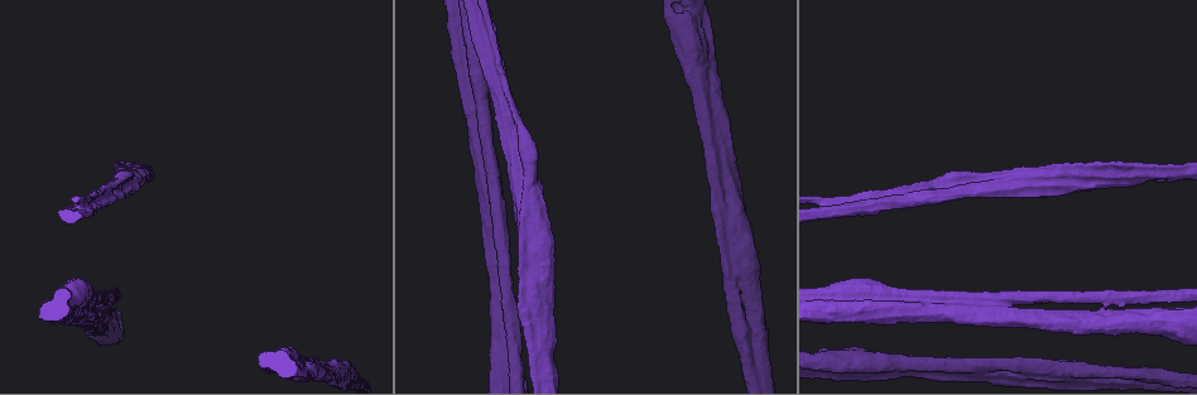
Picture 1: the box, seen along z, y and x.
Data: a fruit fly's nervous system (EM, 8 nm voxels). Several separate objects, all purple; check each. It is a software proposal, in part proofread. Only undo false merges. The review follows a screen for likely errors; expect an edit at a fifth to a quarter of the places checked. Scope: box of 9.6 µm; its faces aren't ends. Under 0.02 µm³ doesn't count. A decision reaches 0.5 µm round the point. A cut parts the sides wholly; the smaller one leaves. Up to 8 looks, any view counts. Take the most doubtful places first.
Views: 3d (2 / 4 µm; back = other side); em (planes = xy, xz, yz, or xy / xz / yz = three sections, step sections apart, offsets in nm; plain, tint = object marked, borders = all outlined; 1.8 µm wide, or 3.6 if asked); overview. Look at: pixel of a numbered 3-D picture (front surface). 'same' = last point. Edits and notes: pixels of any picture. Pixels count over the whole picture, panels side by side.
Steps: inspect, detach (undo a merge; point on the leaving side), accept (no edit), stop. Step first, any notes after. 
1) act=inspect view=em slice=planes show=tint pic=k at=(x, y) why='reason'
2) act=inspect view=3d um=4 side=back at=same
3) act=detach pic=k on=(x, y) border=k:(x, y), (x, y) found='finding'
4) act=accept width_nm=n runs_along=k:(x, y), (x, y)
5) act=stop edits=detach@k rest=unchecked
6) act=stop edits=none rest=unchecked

act=inspect view=em um=3.6 slice=planes show=tint pic=1 at=(73, 292) why='closes a loop'

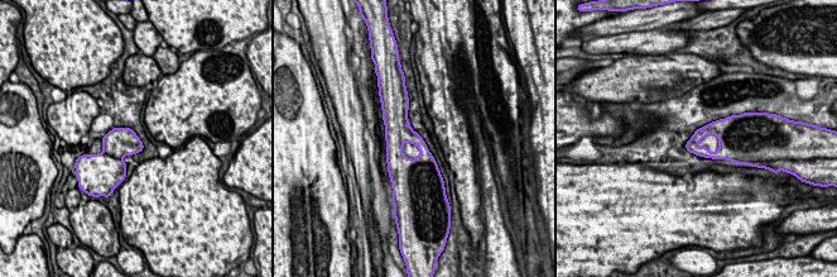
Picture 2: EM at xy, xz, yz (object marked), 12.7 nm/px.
act=detach pic=2 on=(120, 142) part_leaving=2:(403, 104), (397, 158), (413, 175) found='a second neuron is stuck on'

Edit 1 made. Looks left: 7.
act=inspect view=overview why='redraw'

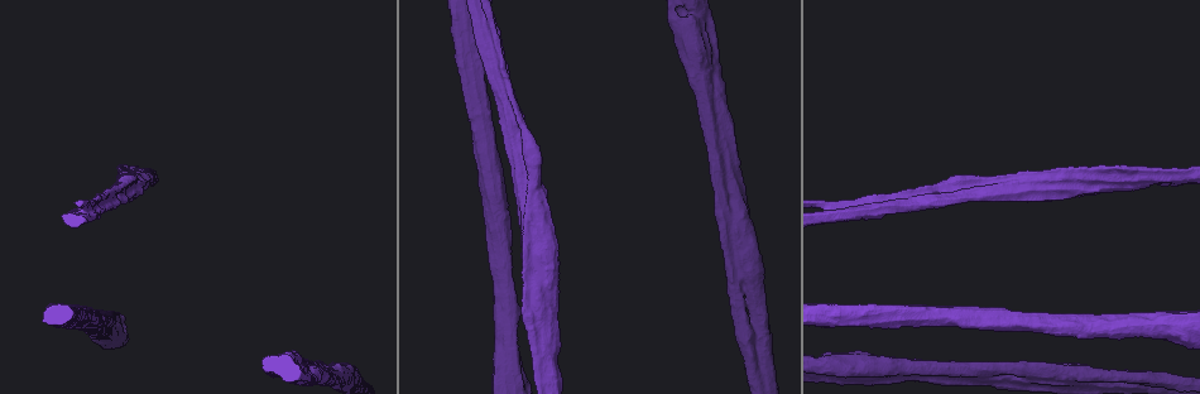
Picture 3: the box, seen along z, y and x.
act=inspect view=3d um=4 pic=3 at=(694, 34)

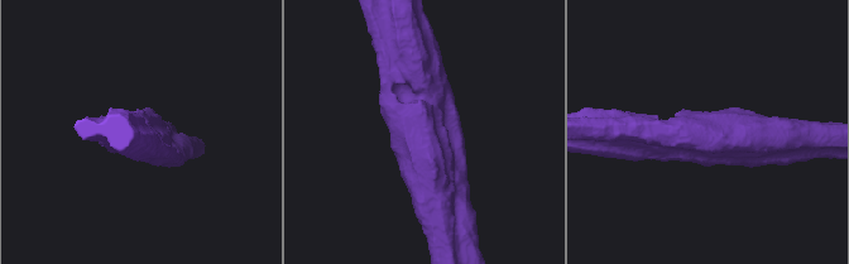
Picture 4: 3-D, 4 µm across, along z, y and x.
act=inspect view=em um=3.6 slice=yz step=16 show=plain pic=4 at=(708, 137)

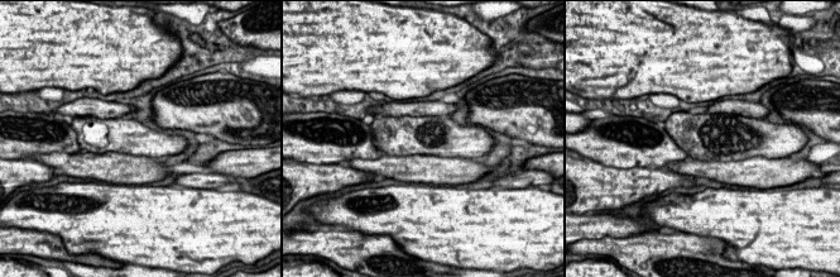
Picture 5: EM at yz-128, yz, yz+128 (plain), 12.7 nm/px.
act=inspect view=em um=3.6 slice=yz step=16 show=tint at=same why='with the object marked'

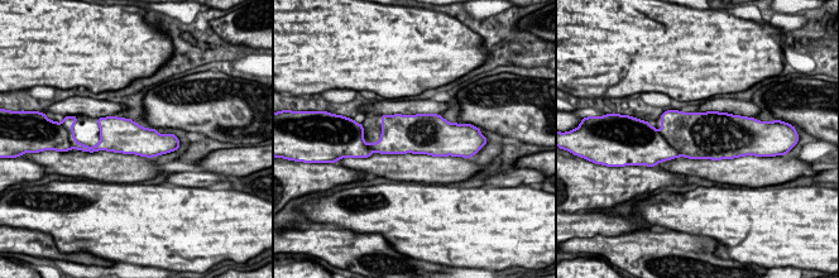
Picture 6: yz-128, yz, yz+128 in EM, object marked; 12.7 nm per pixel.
act=detach pic=6 on=(684, 132) width_nm=420 border=6:(660, 133), (681, 156) found='two neurons meet here'

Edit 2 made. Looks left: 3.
act=inspect view=overview

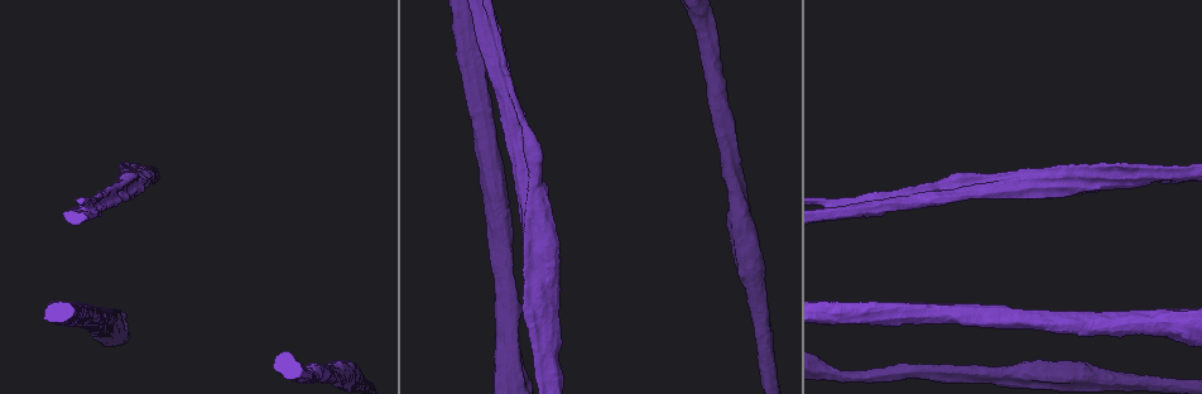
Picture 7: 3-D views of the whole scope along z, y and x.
act=inspect view=em slice=xy step=8 show=tint pic=7 at=(953, 185) why='thick turns thin'

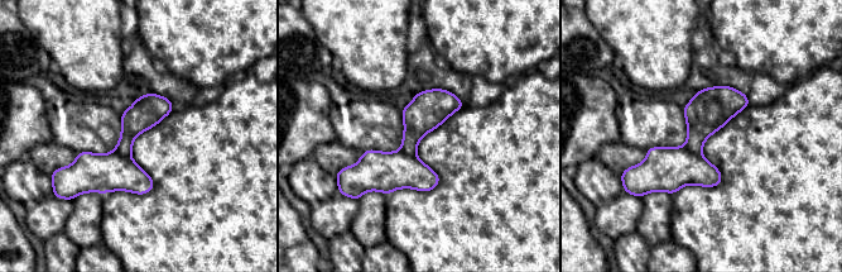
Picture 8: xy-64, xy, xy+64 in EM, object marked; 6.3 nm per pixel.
act=detach pic=8 on=(705, 115) border=8:(684, 146), (699, 154) found='a second neuron is stuck on'

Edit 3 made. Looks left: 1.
act=stop edits=detach@2,detach@6,detach@8 rest=unchecked

